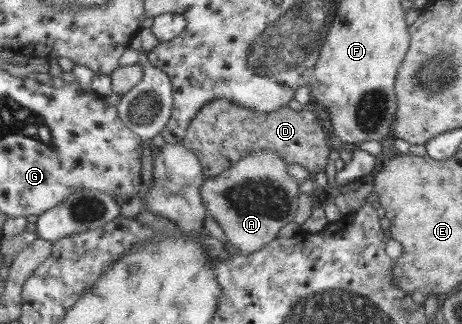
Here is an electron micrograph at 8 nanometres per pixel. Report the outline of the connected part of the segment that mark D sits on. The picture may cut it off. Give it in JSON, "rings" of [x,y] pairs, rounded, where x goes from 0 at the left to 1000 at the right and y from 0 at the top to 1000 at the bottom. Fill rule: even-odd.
{"rings":[[[468,302],[452,312],[439,336],[426,349],[426,358],[411,377],[407,414],[400,420],[403,454],[416,463],[439,509],[446,552],[474,543],[487,525],[509,509],[528,481],[552,469],[554,463],[589,463],[604,488],[610,488],[619,506],[647,506],[665,531],[682,540],[703,519],[712,457],[708,454],[706,420],[695,404],[695,386],[686,380],[682,343],[673,327],[658,330],[647,343],[632,340],[617,327],[571,349],[565,343],[545,343],[537,330],[524,330],[511,318],[496,315],[494,306]]]}

